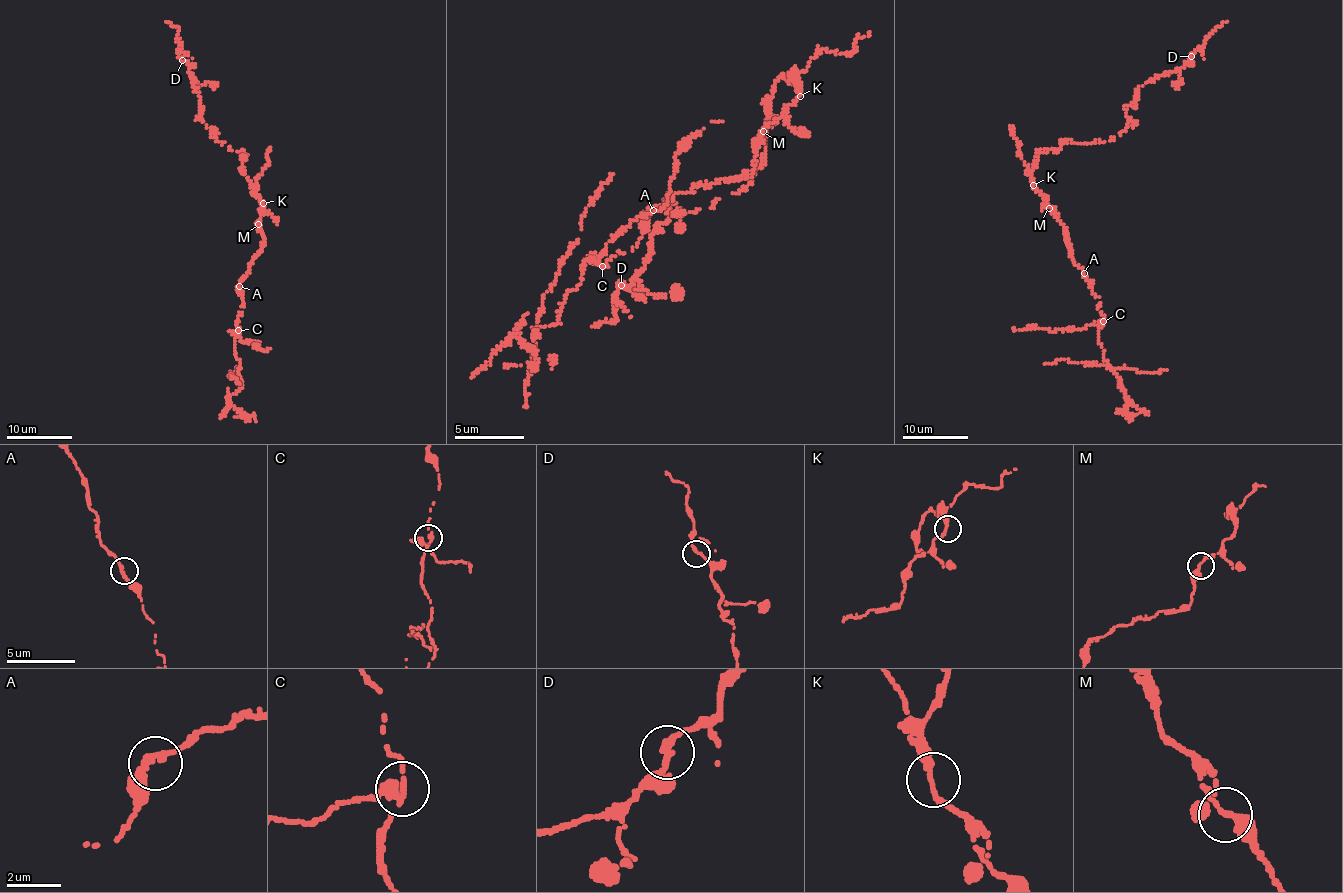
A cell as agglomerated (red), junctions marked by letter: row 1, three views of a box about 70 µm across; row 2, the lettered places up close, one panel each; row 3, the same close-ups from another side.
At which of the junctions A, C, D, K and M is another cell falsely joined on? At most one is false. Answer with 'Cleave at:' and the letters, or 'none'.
Cleave at: C

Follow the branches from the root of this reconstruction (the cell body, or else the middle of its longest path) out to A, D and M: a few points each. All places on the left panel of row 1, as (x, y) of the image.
A: (261, 203), (263, 206), (258, 222), (265, 239), (264, 245), (239, 286)
D: (261, 203), (242, 172), (242, 156), (247, 155), (217, 140), (203, 123), (199, 95), (182, 60)
M: (261, 203), (258, 224)

